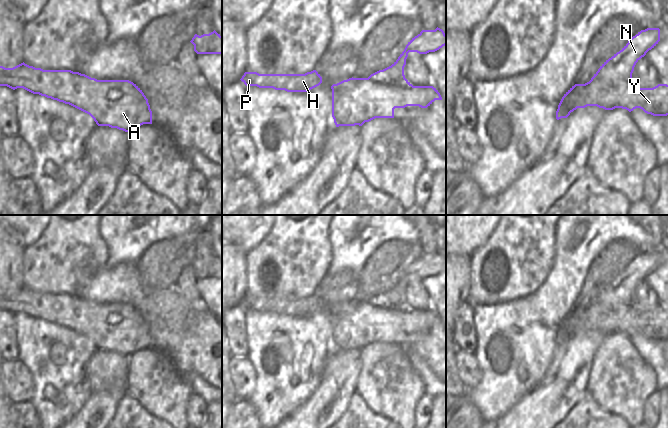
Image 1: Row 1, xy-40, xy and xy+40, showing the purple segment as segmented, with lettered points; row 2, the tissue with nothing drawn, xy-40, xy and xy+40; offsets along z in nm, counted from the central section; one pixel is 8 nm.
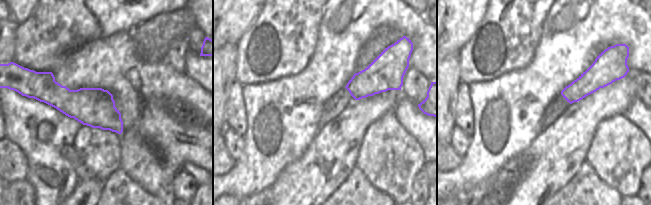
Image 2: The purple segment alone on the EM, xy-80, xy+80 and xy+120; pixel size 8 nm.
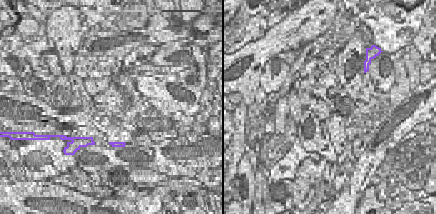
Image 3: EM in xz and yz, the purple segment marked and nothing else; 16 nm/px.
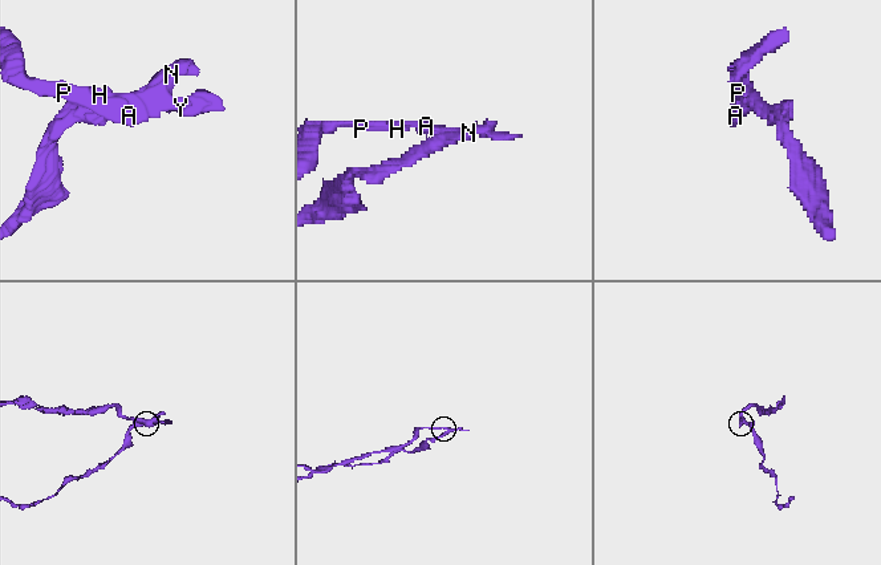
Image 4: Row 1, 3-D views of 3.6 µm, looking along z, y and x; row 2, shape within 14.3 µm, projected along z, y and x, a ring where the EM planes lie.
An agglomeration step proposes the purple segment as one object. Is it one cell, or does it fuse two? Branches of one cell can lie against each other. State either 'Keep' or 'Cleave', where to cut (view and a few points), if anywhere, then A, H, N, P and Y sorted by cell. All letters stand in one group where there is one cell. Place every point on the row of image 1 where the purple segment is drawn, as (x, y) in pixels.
Cleave. Split along xy+40 (631, 77), (624, 77), (618, 85), (603, 85), (591, 79). Groups: A H P Y / N

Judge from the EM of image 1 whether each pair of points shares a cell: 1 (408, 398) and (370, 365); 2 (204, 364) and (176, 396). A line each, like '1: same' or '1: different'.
1: same
2: different

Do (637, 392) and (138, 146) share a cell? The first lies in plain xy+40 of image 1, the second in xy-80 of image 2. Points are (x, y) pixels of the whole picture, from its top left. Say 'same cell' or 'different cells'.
same cell

